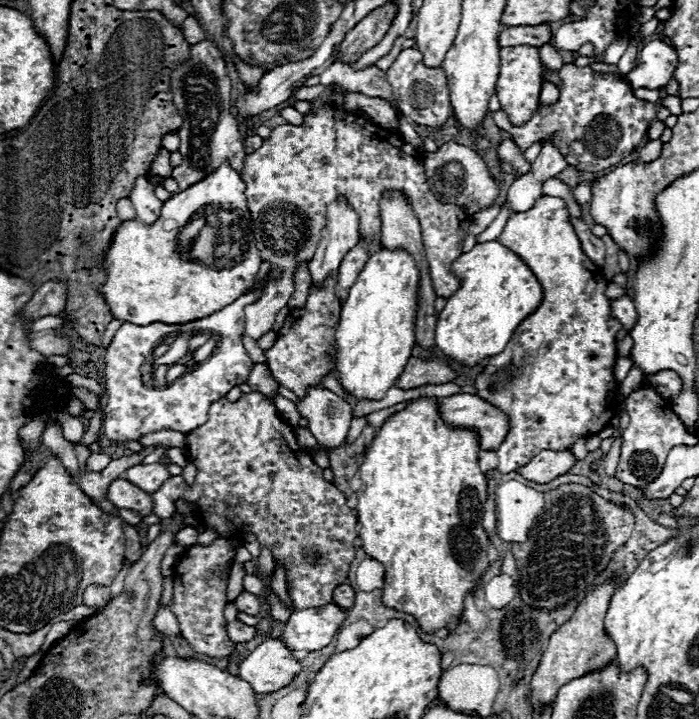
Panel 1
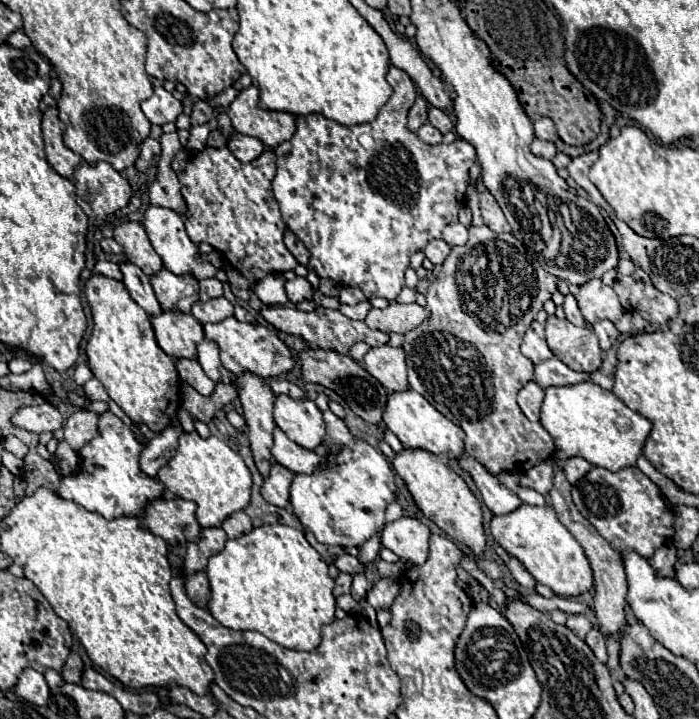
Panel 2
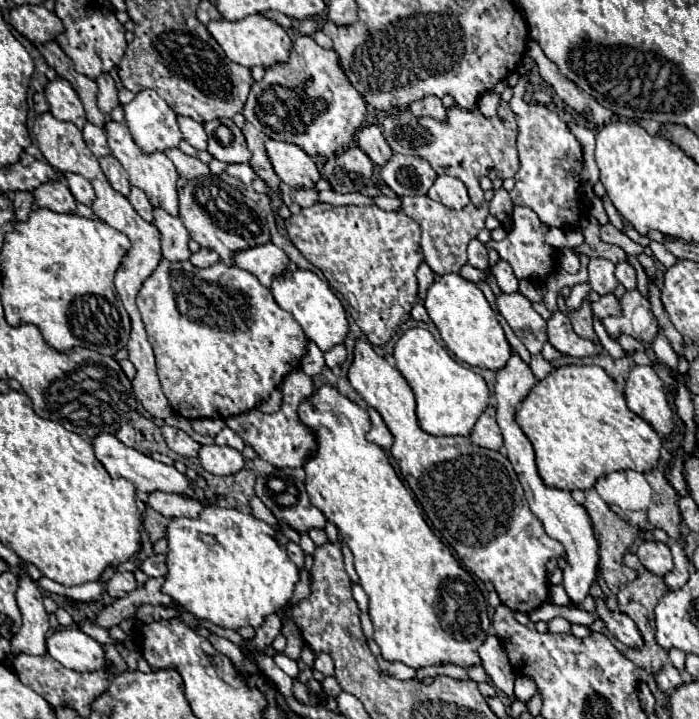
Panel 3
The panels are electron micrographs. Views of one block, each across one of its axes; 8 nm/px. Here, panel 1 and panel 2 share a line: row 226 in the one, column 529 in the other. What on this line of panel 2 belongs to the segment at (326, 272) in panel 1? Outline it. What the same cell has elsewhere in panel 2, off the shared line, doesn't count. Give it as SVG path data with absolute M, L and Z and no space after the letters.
M536 320L530 324L530 328L524 334L524 340L520 344L520 350L526 358L530 358L534 364L552 358L552 352L546 344L546 334L544 334L544 326L538 324Z

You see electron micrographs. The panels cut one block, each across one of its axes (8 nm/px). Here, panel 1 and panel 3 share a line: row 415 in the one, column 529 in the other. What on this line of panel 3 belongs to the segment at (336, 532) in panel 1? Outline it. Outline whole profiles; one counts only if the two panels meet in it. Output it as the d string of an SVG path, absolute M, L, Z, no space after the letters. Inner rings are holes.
M516 206L514 208L514 214L512 214L512 230L508 232L508 236L502 240L502 242L494 242L490 240L488 242L488 248L496 250L500 254L502 260L506 260L508 264L514 270L516 278L528 278L528 280L536 280L536 282L542 282L546 280L546 276L554 270L556 266L556 250L550 248L546 242L544 242L544 234L546 234L546 226L542 226L542 222L538 220L538 216L530 210L530 208L522 208L522 206ZM526 244L532 244L532 250L526 246Z

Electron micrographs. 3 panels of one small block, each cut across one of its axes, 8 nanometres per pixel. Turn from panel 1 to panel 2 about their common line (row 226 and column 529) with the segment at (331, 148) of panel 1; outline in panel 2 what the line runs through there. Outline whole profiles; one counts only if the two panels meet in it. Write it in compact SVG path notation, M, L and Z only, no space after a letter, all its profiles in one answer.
M470 226L468 230L468 242L452 248L438 276L428 286L426 308L430 310L430 318L404 334L402 348L406 352L408 382L410 388L418 390L440 414L464 430L466 454L474 456L492 474L522 474L522 468L532 468L554 454L552 436L522 414L516 404L516 394L534 378L534 364L520 354L522 336L542 310L542 304L558 290L556 276L548 274L512 234L496 234L488 226Z

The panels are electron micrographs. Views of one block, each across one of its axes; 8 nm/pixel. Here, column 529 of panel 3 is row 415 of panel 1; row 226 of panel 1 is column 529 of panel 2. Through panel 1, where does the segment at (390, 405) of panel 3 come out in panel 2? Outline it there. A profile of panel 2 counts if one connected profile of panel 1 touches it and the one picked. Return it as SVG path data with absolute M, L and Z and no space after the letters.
M522 504L510 514L494 516L490 522L490 530L494 542L502 546L512 558L520 560L520 564L538 580L538 584L552 588L556 596L580 596L594 588L592 568L582 546L558 520L552 506Z

